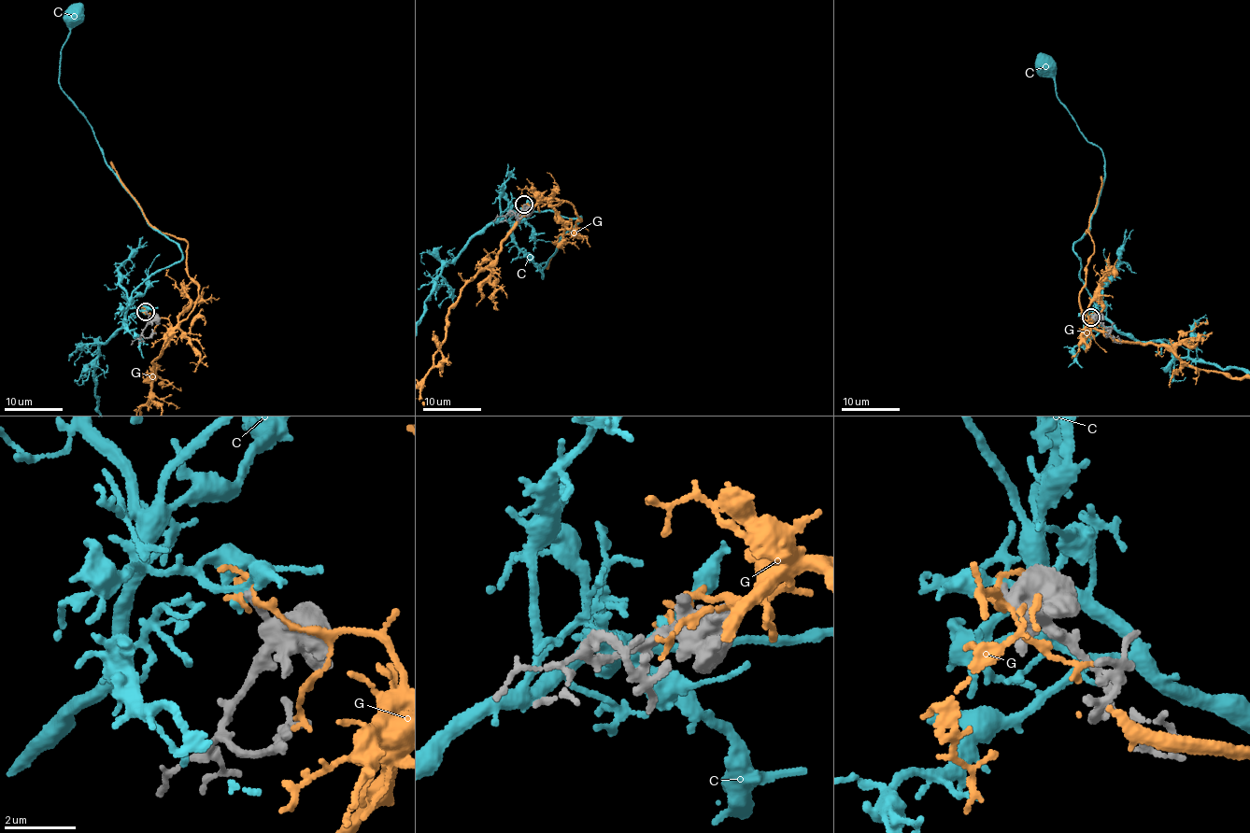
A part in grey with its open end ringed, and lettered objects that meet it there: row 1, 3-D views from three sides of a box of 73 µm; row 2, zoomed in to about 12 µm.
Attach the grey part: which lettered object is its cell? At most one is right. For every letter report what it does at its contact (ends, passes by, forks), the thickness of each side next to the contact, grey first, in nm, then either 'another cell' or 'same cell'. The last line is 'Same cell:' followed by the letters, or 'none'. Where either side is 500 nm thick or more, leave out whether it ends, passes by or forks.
C: it passes by; calibres 240 and 280 nm; another cell
G: it forks; calibres 240 and 130 nm; another cell
Same cell: none

